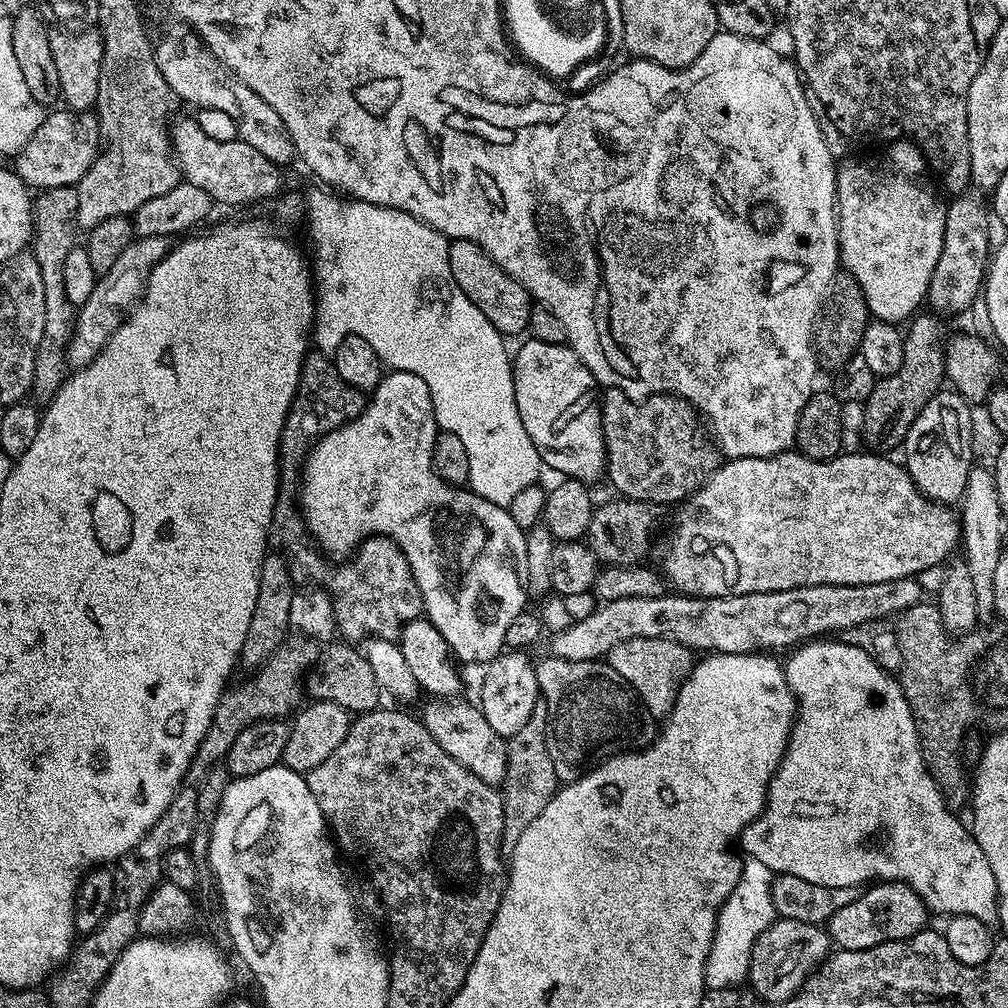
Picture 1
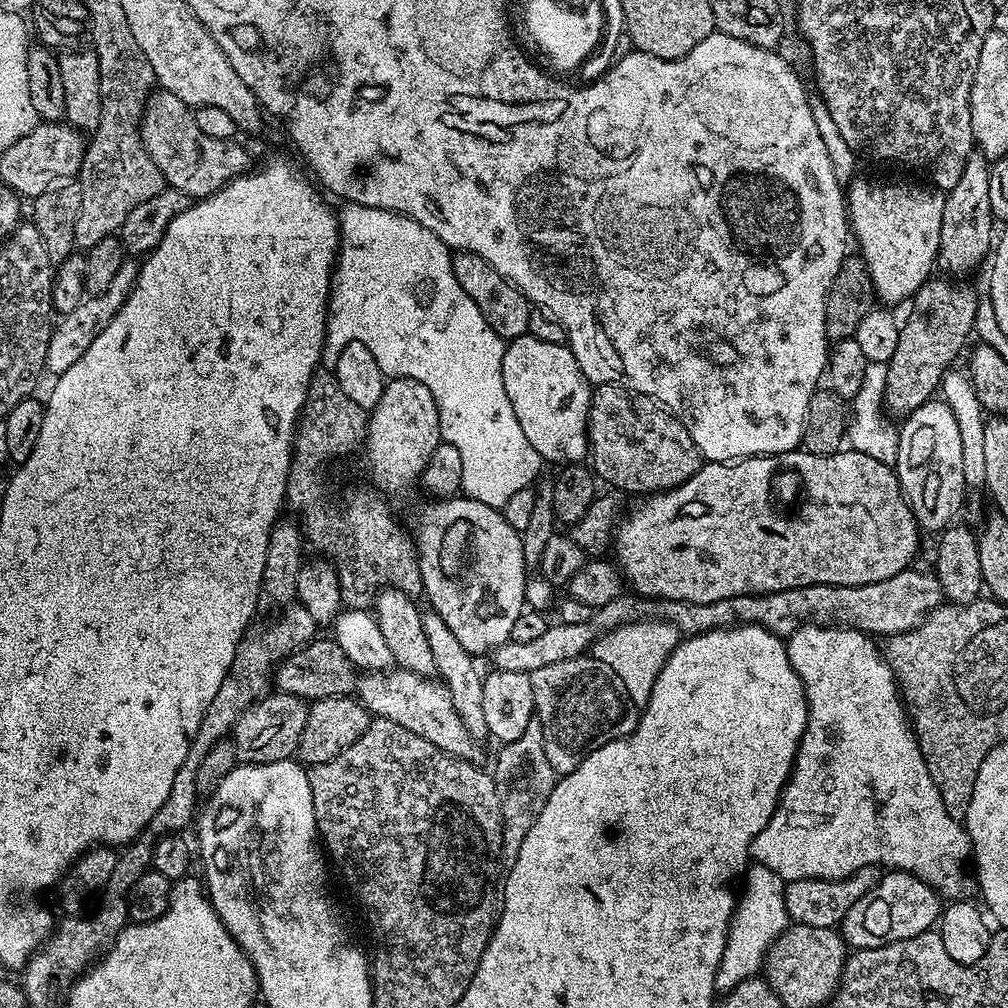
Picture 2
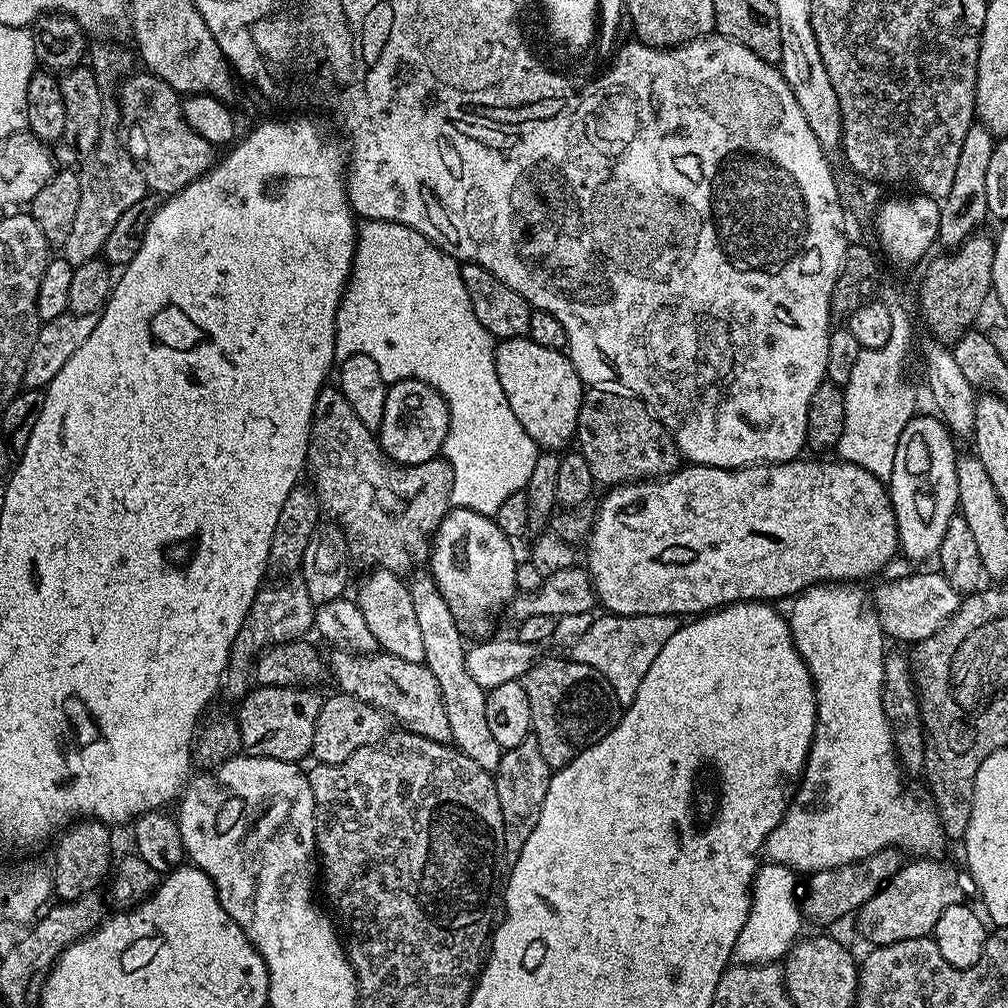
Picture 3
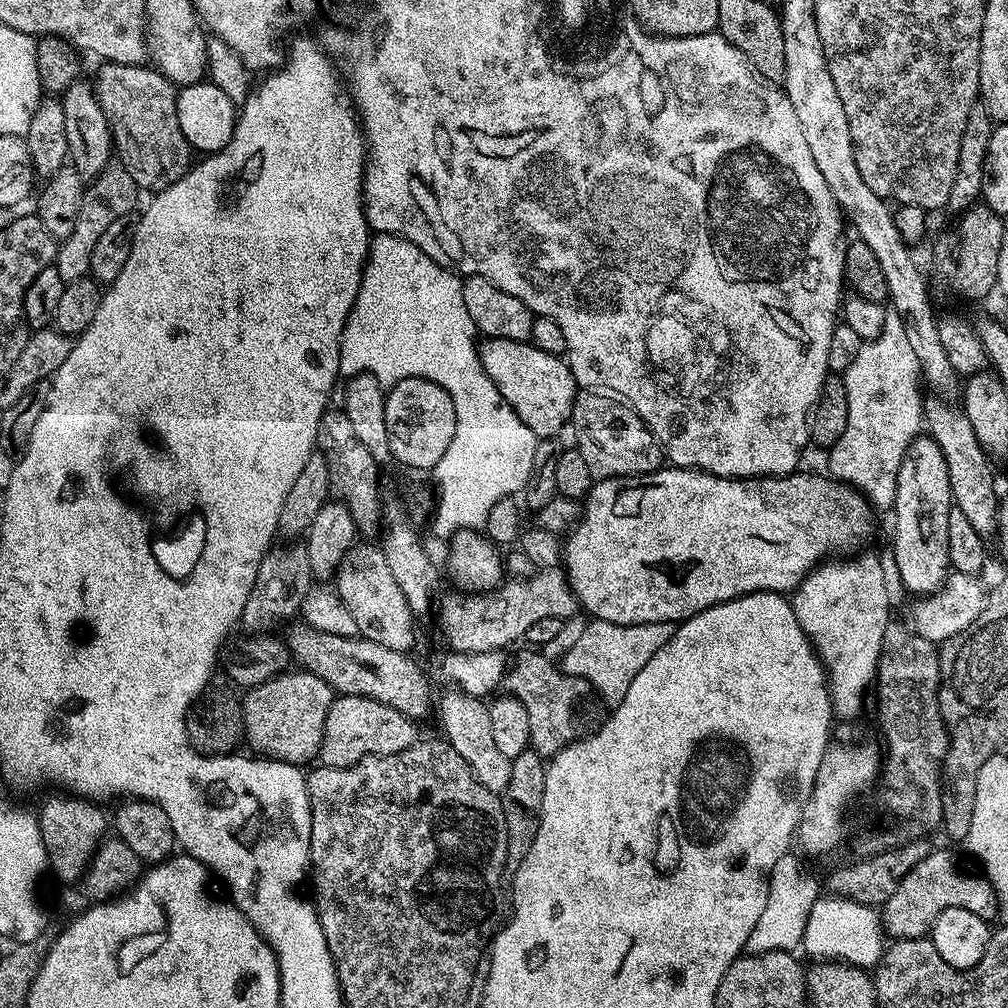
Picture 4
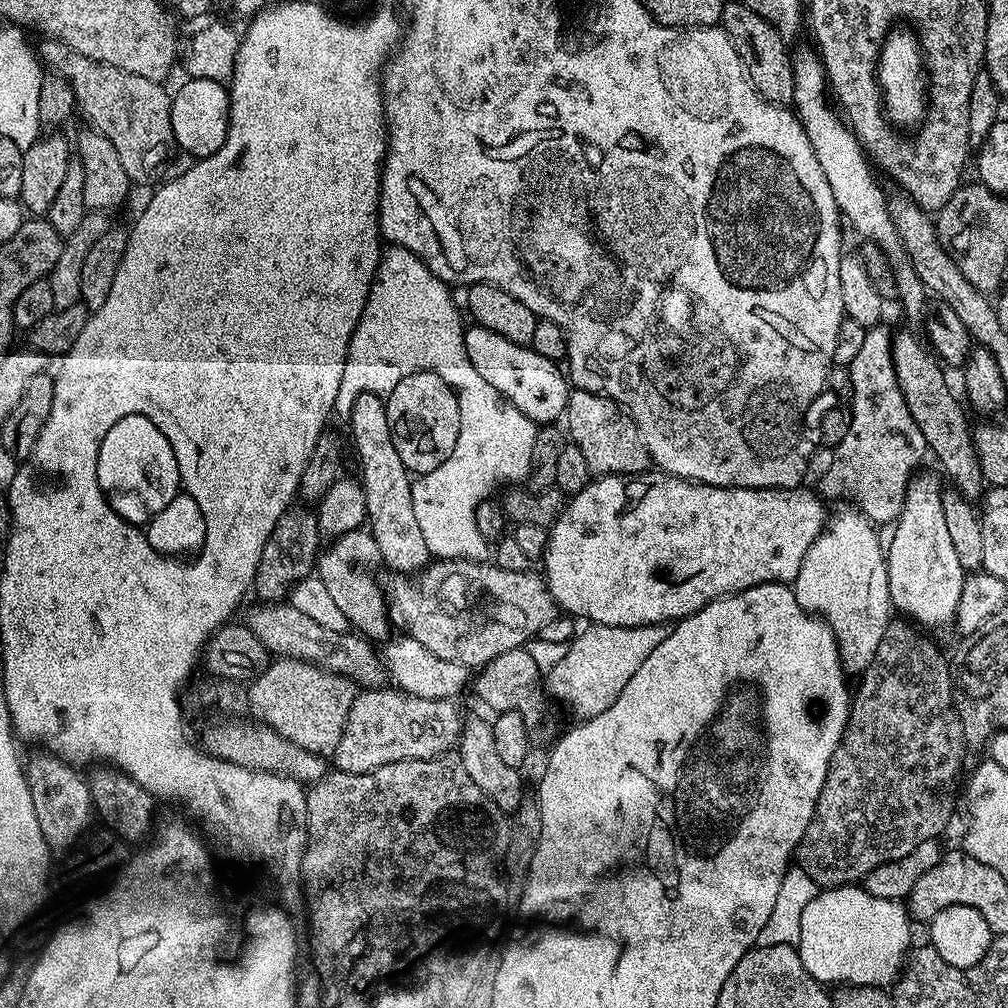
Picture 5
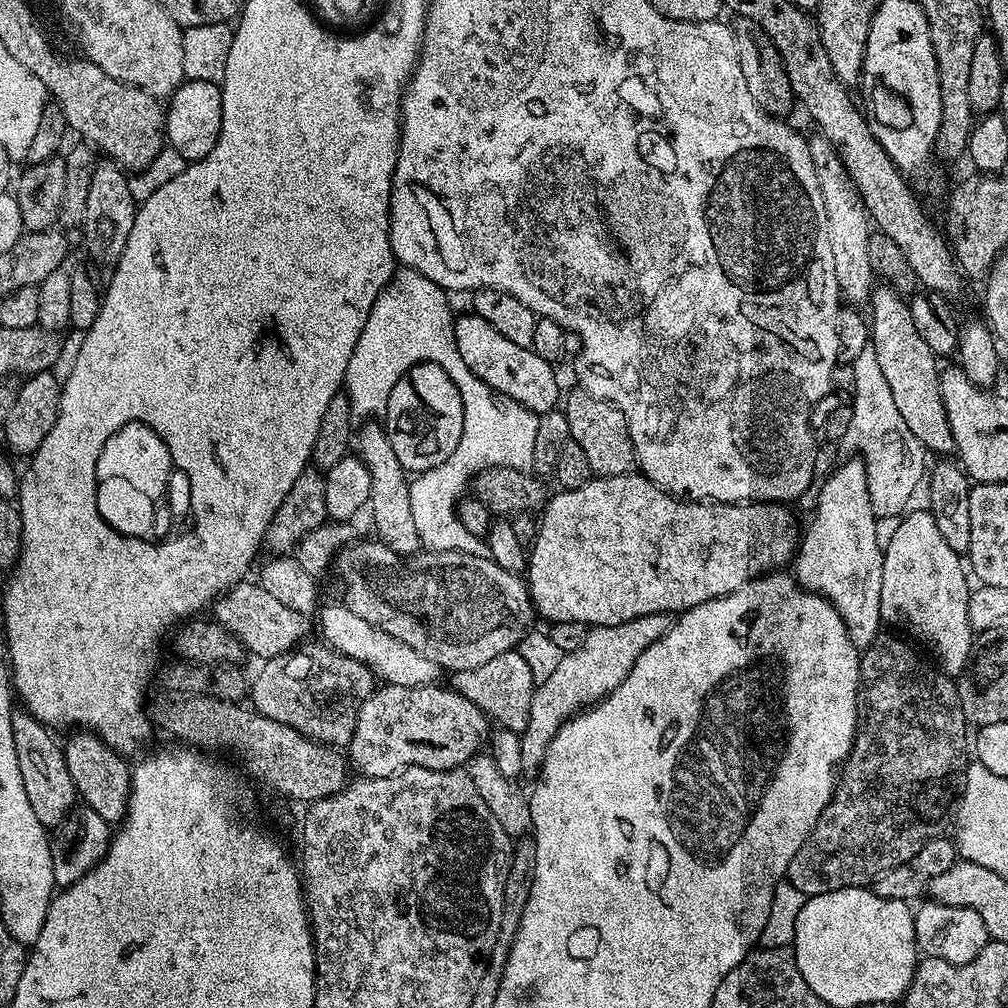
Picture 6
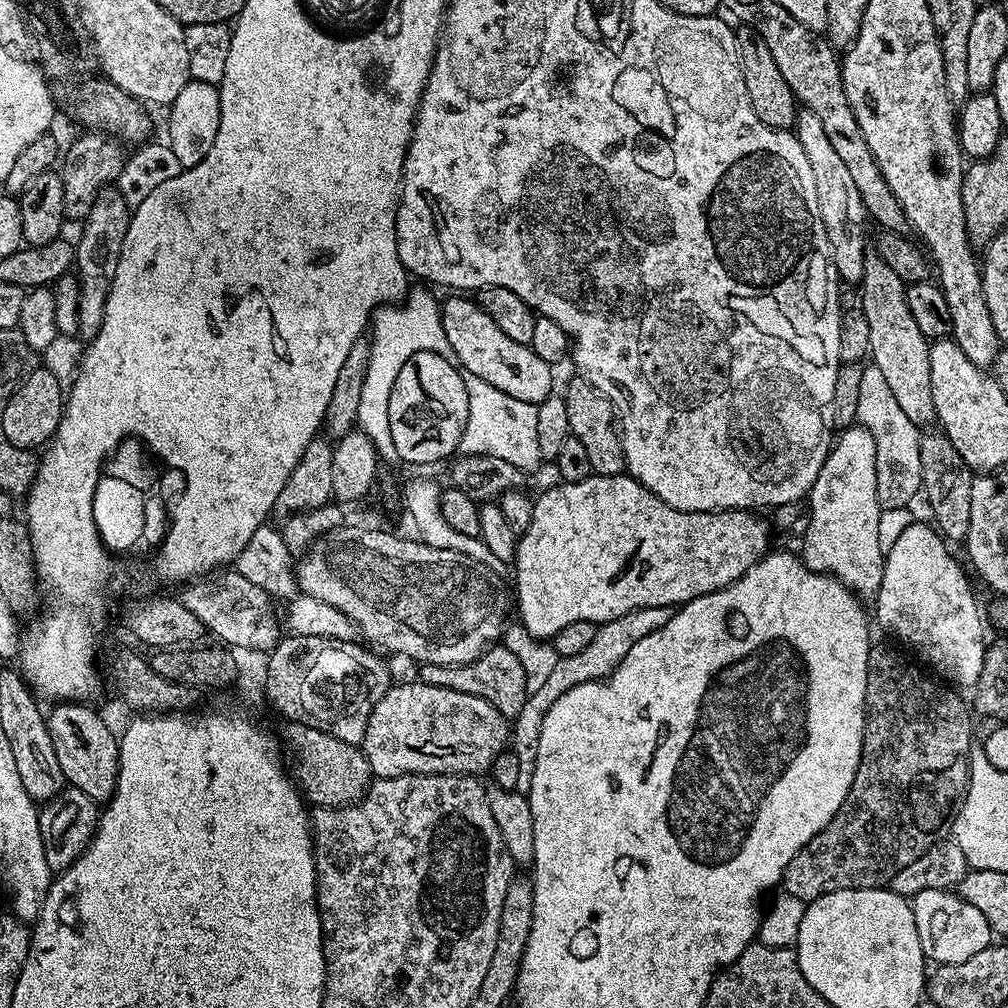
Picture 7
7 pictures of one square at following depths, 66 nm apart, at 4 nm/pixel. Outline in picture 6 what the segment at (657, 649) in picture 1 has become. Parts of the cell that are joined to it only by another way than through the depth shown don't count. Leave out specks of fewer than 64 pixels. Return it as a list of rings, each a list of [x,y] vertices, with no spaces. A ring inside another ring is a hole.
[[[659,612],[658,614],[642,615],[628,623],[615,624],[612,627],[593,625],[582,645],[577,649],[563,653],[560,659],[545,676],[544,680],[535,685],[531,696],[530,710],[528,711],[527,726],[520,735],[522,742],[522,774],[535,779],[544,764],[546,750],[553,740],[554,734],[561,727],[564,720],[571,719],[578,711],[587,709],[595,703],[599,703],[606,696],[618,688],[633,669],[634,662],[642,652],[664,637],[675,624],[676,618],[673,613]]]

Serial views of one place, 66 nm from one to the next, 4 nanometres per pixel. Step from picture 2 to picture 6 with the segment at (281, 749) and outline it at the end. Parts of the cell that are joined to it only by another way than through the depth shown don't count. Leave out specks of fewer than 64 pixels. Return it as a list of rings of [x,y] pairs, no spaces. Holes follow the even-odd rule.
[[[312,643],[303,645],[304,652],[293,650],[286,656],[267,657],[261,663],[264,665],[261,666],[256,680],[254,676],[251,681],[250,704],[260,715],[274,718],[274,722],[282,722],[282,726],[290,726],[298,730],[298,734],[306,734],[306,738],[317,740],[320,744],[346,746],[354,734],[358,710],[362,702],[366,702],[366,698],[370,698],[370,694],[376,691],[378,680],[367,666],[349,656],[340,656],[336,660],[319,660],[316,656],[323,654],[325,645]]]

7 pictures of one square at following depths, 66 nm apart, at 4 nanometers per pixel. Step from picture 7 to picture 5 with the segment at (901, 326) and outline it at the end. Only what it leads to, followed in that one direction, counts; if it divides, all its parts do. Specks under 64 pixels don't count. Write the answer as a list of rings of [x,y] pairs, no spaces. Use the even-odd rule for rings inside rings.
[[[897,331],[892,337],[894,370],[897,372],[898,386],[905,396],[910,415],[918,424],[927,451],[940,459],[944,467],[943,475],[953,480],[955,491],[973,502],[979,501],[986,491],[986,481],[976,457],[976,447],[972,441],[972,428],[964,417],[965,405],[956,401],[941,361],[926,347],[925,341],[912,332]],[[925,348],[925,349],[924,349]],[[941,368],[941,369],[940,369]],[[944,371],[944,372],[943,372]],[[964,407],[964,408],[963,408]]]

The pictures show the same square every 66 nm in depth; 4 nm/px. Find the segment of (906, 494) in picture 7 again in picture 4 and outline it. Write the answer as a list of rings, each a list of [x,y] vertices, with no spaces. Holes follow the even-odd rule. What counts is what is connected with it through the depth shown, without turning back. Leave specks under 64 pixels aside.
[[[891,305],[885,307],[885,321],[878,338],[864,342],[857,357],[842,373],[846,396],[849,403],[849,417],[846,431],[828,450],[828,468],[835,481],[846,483],[858,489],[875,509],[888,511],[895,507],[897,498],[898,472],[905,458],[906,450],[921,433],[923,425],[923,401],[921,367],[910,341],[907,340],[906,326],[899,317],[898,310]]]

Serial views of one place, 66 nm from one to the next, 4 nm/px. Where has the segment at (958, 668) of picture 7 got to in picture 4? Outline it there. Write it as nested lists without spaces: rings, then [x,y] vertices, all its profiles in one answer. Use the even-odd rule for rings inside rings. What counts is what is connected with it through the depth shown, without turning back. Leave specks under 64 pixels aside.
[[[920,434],[906,450],[905,458],[898,472],[897,498],[894,507],[896,514],[896,537],[892,540],[892,556],[896,559],[896,572],[900,580],[916,592],[915,595],[931,595],[944,585],[950,575],[948,562],[948,535],[946,526],[950,522],[950,510],[954,507],[950,490],[950,474],[946,470],[946,458],[942,450],[938,450],[938,442],[934,442],[927,434]]]

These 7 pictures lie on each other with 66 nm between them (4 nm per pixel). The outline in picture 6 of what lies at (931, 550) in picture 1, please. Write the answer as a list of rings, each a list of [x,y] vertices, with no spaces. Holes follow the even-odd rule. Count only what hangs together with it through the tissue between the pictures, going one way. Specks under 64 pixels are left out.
[[[629,474],[627,476],[602,476],[594,478],[586,486],[560,490],[549,499],[542,509],[538,520],[536,538],[530,545],[528,552],[528,567],[526,569],[526,583],[528,592],[532,596],[532,606],[540,612],[548,622],[578,622],[589,626],[600,625],[612,627],[615,624],[628,623],[642,615],[668,612],[679,614],[689,608],[698,606],[702,602],[710,602],[719,596],[728,596],[734,590],[746,586],[751,580],[771,573],[773,570],[783,569],[784,563],[791,561],[798,551],[798,528],[792,517],[791,507],[780,502],[745,502],[742,504],[718,504],[715,502],[701,502],[699,500],[685,500],[678,496],[671,496],[664,492],[654,482],[650,482],[643,474]]]

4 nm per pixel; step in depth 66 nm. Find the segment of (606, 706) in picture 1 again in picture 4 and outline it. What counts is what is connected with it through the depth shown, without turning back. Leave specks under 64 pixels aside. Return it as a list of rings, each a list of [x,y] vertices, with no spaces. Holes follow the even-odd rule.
[[[528,650],[508,665],[508,674],[504,678],[503,691],[517,696],[526,706],[530,718],[530,748],[541,758],[557,756],[563,748],[582,740],[601,723],[601,701],[591,684],[581,677],[569,676],[556,660],[547,660],[543,651]]]

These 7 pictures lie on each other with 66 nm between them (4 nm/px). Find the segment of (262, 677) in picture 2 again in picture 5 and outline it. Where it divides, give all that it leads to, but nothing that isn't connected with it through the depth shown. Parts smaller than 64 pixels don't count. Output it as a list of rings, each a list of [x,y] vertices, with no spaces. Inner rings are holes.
[[[289,510],[274,526],[266,546],[262,550],[262,558],[258,562],[254,592],[261,601],[280,602],[289,595],[290,589],[297,580],[304,580],[313,575],[317,563],[318,549],[322,543],[320,528],[316,525],[317,513],[296,512]]]

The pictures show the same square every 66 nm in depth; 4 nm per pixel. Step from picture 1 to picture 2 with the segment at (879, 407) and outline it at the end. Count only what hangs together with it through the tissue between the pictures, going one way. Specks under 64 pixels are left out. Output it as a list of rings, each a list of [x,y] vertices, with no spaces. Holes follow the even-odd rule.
[[[952,278],[936,279],[928,279],[912,297],[910,301],[912,313],[902,320],[894,358],[887,363],[883,411],[892,418],[909,416],[911,412],[918,410],[918,406],[922,406],[927,400],[937,395],[940,380],[944,373],[955,365],[952,363],[955,362],[960,347],[967,342],[968,335],[971,334],[972,327],[976,324],[976,311],[980,308],[980,300],[976,297],[975,290],[970,285],[964,284],[968,282],[957,282]]]

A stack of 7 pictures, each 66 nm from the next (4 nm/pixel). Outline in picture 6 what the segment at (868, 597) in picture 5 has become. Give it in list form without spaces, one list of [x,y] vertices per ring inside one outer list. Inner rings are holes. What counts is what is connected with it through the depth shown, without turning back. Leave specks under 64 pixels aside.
[[[848,458],[844,461],[845,464],[838,465],[825,478],[824,485],[816,496],[816,513],[813,514],[808,529],[805,532],[803,529],[798,540],[798,551],[794,557],[794,575],[801,588],[814,592],[817,596],[824,596],[836,607],[838,614],[844,619],[844,625],[854,646],[863,650],[873,644],[882,632],[880,603],[884,553],[880,536],[876,533],[878,519],[871,508],[870,494],[867,490],[866,466],[860,458]]]

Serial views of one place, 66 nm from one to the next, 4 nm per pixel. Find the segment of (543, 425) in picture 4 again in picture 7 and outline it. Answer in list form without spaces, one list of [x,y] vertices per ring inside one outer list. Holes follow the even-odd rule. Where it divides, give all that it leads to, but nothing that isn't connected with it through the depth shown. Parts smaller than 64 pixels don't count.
[[[452,294],[449,296],[452,297],[448,301],[446,299],[443,301],[438,328],[439,331],[444,331],[442,339],[450,342],[455,363],[463,371],[482,378],[482,382],[490,382],[490,386],[498,386],[498,390],[502,390],[502,394],[510,394],[510,398],[518,398],[522,402],[538,405],[547,396],[553,395],[553,365],[542,362],[542,358],[538,358],[538,354],[534,354],[534,350],[529,345],[514,342],[514,338],[506,338],[506,334],[502,334],[502,330],[498,330],[498,326],[494,326],[494,321],[490,318],[490,314],[486,314],[475,299],[467,300],[464,297],[467,295],[464,294]]]

